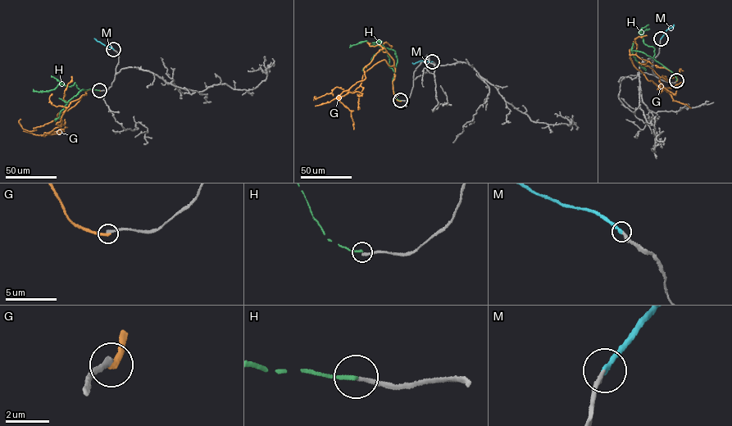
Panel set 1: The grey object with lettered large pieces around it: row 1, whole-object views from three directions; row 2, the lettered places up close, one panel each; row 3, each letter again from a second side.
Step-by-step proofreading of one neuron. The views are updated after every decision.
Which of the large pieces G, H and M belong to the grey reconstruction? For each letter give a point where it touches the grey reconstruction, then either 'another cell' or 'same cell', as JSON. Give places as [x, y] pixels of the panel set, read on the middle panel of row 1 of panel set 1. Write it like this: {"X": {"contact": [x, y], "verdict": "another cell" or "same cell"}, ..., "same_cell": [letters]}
{"G": {"contact": [401, 101], "verdict": "another cell"}, "H": {"contact": [400, 100], "verdict": "another cell"}, "M": {"contact": [432, 61], "verdict": "same cell"}, "same_cell": ["M"]}

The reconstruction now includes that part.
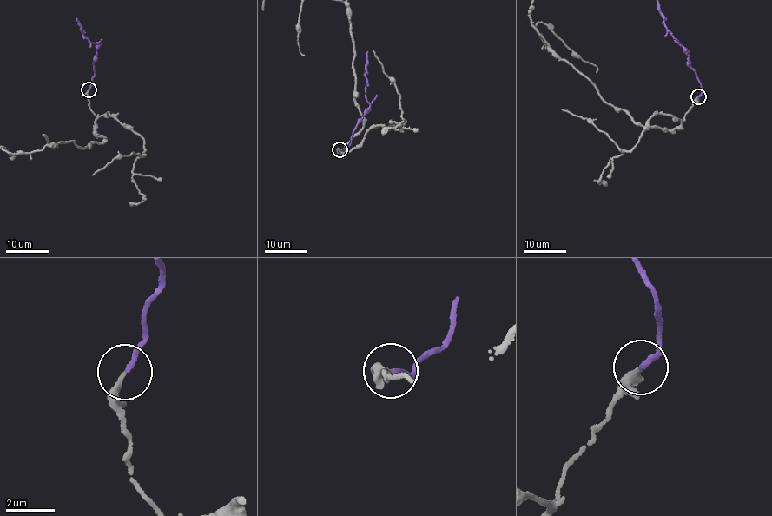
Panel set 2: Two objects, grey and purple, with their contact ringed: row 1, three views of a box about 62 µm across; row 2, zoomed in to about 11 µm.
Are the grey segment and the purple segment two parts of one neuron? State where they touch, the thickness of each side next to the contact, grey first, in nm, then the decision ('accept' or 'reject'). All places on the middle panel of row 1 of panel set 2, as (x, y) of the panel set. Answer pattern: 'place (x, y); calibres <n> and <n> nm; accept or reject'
place (339, 149); calibres 220 and 190 nm; accept

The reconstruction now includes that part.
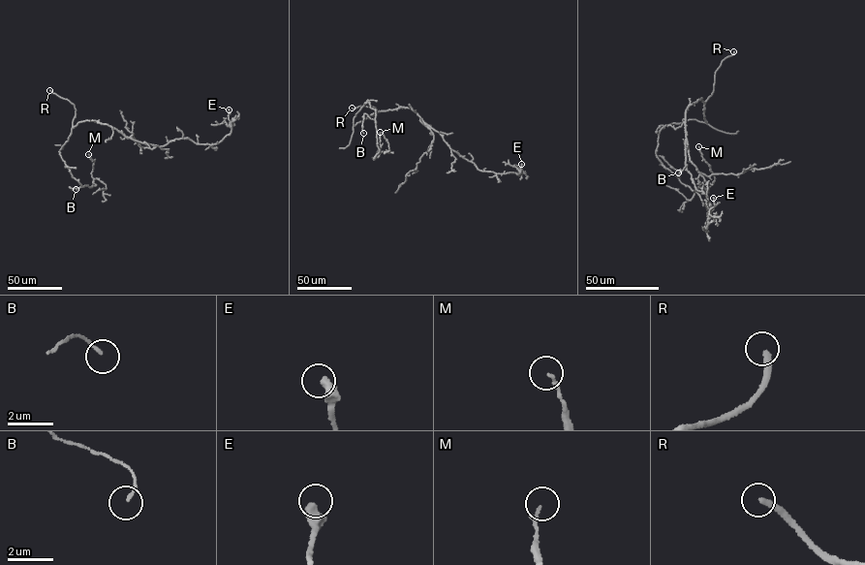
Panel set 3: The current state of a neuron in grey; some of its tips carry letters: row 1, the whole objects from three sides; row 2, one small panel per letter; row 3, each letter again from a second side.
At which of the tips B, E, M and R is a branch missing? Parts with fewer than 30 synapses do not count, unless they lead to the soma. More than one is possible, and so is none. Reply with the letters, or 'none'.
R

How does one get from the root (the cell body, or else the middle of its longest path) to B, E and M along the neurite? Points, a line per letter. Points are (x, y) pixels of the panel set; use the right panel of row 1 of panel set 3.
B: (700, 99), (706, 123), (689, 119), (659, 133), (657, 156), (678, 172)
E: (700, 99), (685, 112), (685, 163), (710, 204), (703, 230), (715, 205), (713, 198)
M: (700, 99), (706, 123), (666, 125), (656, 154), (682, 183), (704, 193), (715, 176), (698, 146)

